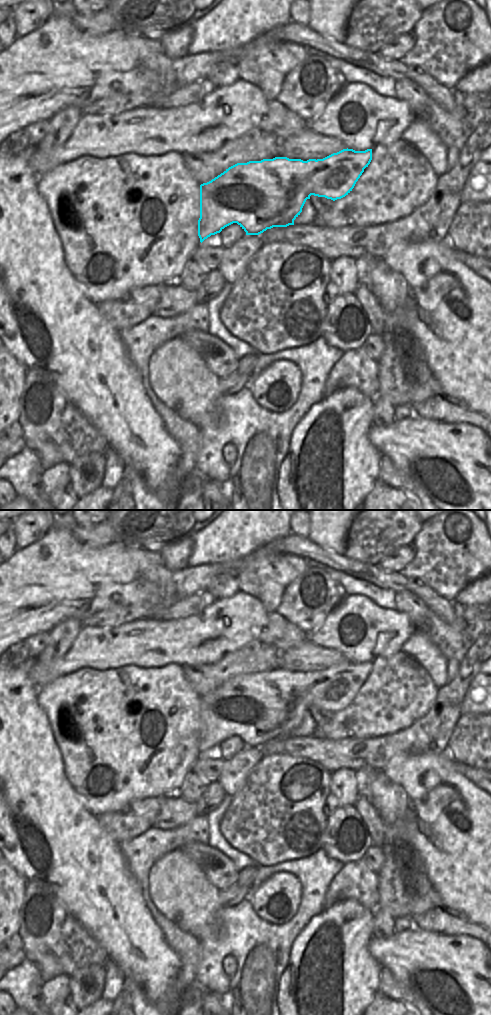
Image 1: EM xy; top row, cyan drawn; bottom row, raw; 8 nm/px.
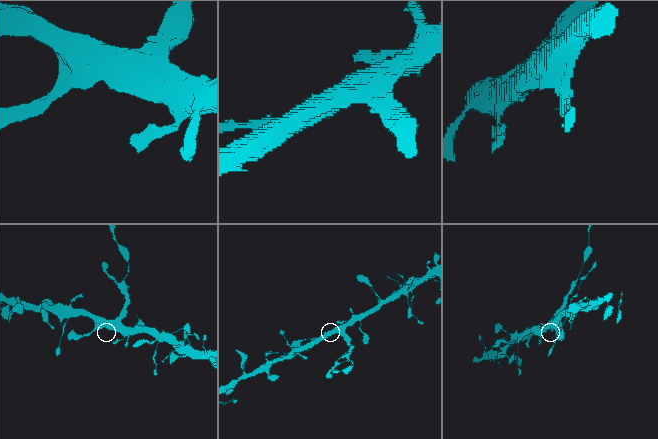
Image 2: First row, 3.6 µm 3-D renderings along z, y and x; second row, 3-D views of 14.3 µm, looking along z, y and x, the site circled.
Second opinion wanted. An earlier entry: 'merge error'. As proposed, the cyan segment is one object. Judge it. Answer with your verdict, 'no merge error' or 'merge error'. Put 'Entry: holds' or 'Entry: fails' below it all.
merge error
Entry: holds

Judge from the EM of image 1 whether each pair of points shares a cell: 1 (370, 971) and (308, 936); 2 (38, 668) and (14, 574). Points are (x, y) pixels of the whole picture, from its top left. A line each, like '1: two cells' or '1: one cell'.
1: one cell
2: two cells

